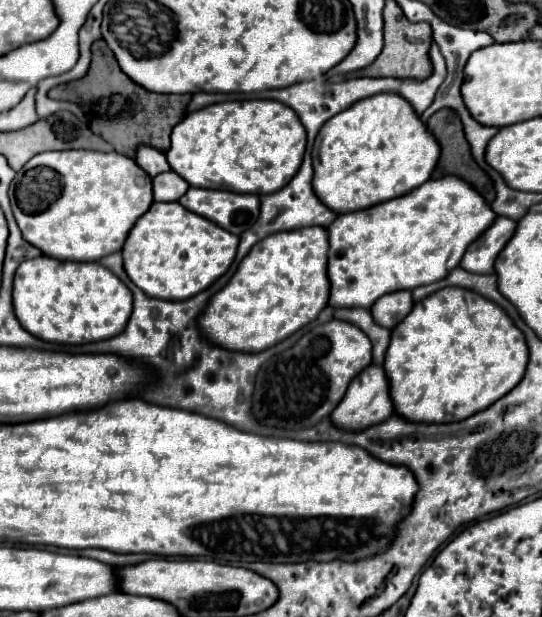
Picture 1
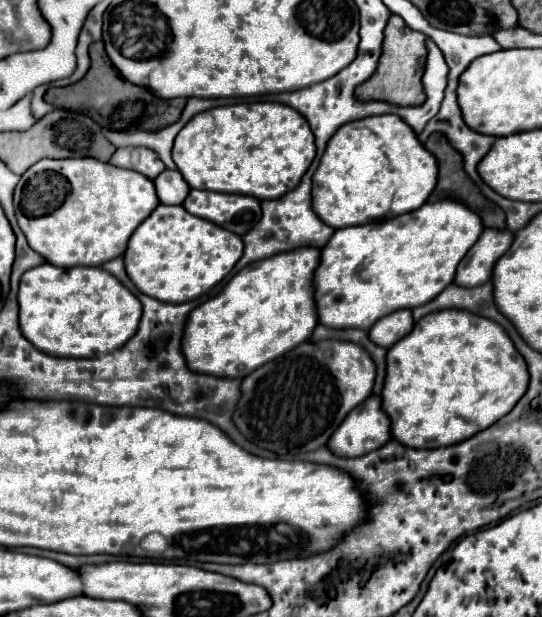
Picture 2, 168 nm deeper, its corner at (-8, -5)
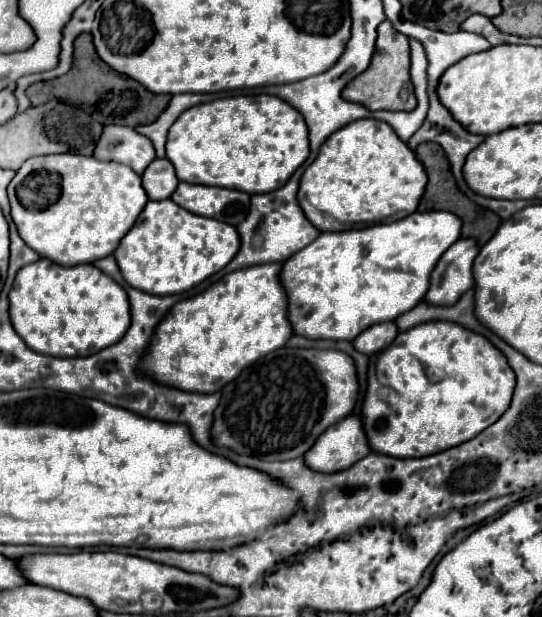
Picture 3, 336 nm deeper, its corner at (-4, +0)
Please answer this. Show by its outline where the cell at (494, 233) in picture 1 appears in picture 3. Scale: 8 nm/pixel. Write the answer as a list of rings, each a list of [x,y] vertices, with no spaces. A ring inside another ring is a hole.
[[[458,239],[450,249],[446,249],[432,271],[424,301],[432,301],[432,305],[454,305],[460,293],[474,287],[472,263],[476,255],[478,245],[474,239]]]

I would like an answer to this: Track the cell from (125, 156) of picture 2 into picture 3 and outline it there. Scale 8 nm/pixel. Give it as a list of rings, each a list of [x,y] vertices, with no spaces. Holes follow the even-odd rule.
[[[106,125],[96,143],[94,157],[100,161],[116,161],[132,167],[138,175],[156,159],[154,145],[148,137],[136,133],[132,127]]]

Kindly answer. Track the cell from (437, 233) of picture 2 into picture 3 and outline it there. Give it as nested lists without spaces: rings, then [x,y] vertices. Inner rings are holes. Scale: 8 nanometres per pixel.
[[[426,211],[412,213],[406,219],[388,225],[320,233],[316,241],[288,257],[280,269],[280,283],[288,299],[288,321],[294,335],[306,339],[354,341],[364,329],[376,323],[394,321],[400,313],[416,307],[428,291],[428,279],[436,261],[452,243],[456,243],[456,239],[460,239],[460,229],[462,221],[456,215],[448,211]]]

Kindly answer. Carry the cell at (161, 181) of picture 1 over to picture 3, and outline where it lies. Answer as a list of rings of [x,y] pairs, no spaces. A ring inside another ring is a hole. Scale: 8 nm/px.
[[[154,159],[140,179],[146,195],[154,201],[168,199],[178,185],[178,177],[168,159]]]

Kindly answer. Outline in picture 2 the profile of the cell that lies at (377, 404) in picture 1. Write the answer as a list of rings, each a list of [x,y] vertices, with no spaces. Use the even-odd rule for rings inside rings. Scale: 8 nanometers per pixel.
[[[372,394],[336,428],[328,446],[338,456],[356,458],[384,446],[390,438],[390,418],[382,408],[382,398]]]

